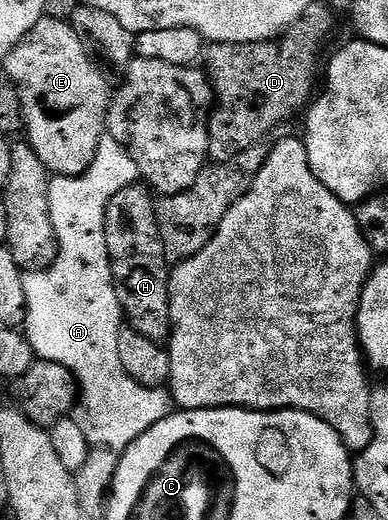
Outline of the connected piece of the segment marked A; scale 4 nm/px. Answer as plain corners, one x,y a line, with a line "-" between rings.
104,136
98,145
92,164
78,178
51,177
48,188
48,204
52,212
52,224
58,237
58,255
46,270
23,273
26,297
26,325
24,333
32,344
35,355
44,362
59,362
73,372
78,382
76,417
91,447
115,452
127,450
148,428
172,413
172,399
165,389
141,386
124,372
118,351
118,332
124,315
114,287
114,277
106,243
106,205
120,188
128,188
139,181
136,160
115,140

